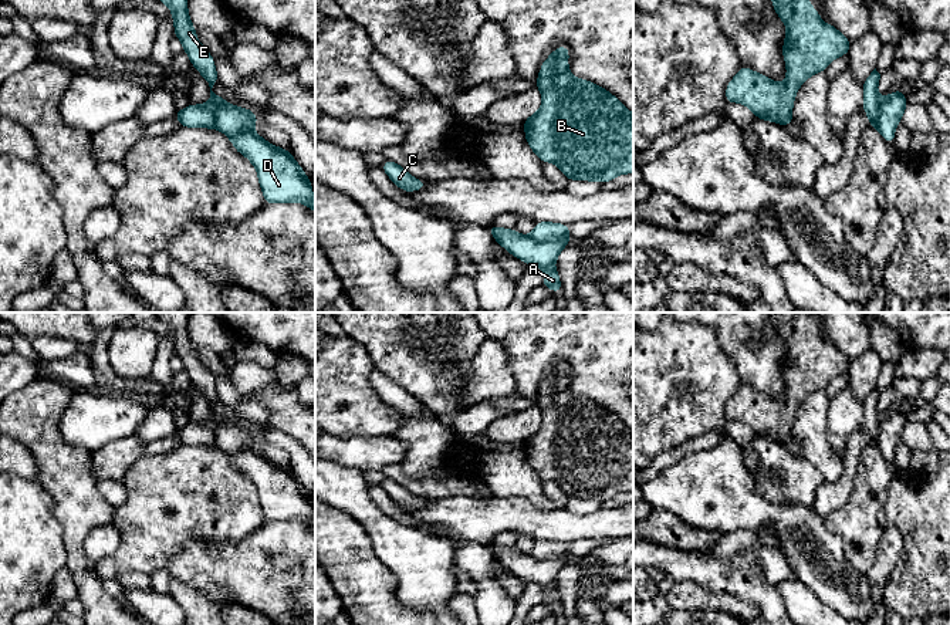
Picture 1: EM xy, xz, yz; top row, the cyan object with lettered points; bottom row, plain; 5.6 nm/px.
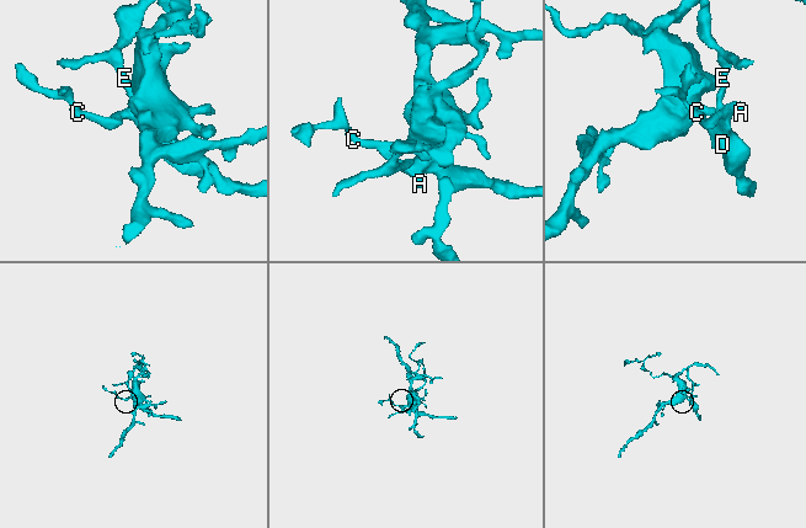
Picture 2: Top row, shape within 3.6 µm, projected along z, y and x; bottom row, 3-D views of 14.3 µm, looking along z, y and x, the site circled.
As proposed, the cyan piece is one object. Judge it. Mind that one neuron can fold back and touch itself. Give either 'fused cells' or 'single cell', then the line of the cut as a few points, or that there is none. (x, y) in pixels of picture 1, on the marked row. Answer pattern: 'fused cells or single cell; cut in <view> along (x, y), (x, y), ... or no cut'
fused cells; cut in xz along (530, 236), (537, 240), (567, 242)

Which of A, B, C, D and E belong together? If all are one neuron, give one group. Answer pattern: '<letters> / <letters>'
A C D / B E

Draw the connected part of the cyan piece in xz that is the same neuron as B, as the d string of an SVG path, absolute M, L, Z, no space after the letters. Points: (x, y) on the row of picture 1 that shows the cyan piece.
M561 45L541 65L535 87L541 91L542 104L538 112L523 122L528 146L541 162L555 163L568 180L605 183L618 175L633 173L633 114L605 88L572 77L568 55L569 48Z

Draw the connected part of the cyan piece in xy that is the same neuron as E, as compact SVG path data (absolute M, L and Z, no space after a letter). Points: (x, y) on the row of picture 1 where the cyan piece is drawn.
M187 0L160 1L169 6L173 14L175 36L182 41L183 50L189 55L192 65L204 77L210 87L210 101L216 105L217 129L226 135L236 134L241 124L253 129L258 119L253 111L234 107L212 91L213 85L219 81L214 58L196 37L196 30L187 14Z

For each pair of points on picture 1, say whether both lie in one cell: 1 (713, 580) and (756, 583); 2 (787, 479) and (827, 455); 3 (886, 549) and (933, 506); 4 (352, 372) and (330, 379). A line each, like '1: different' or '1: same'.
1: same
2: different
3: different
4: same

